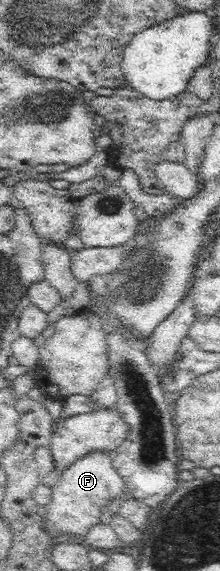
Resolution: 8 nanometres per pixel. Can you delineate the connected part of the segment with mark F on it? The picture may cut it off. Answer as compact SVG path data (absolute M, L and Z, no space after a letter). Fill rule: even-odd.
M90 451L72 463L57 479L50 480L50 502L42 513L45 531L52 534L87 535L94 526L100 525L101 509L105 508L121 493L126 493L123 478L113 468L108 453Z

